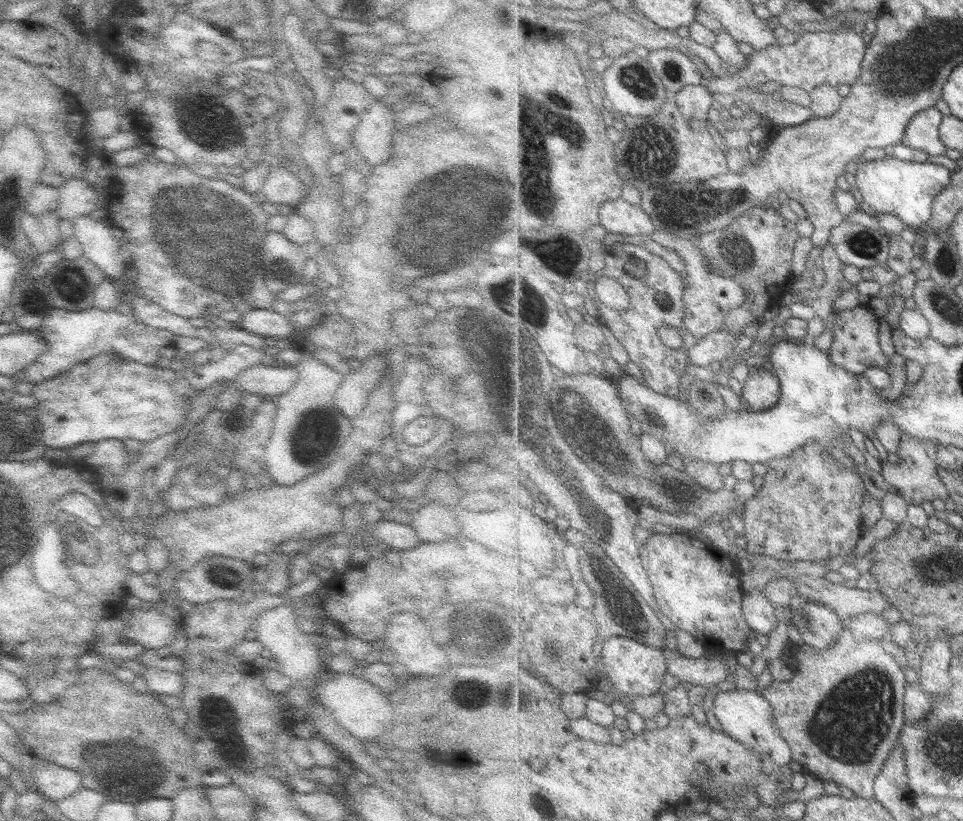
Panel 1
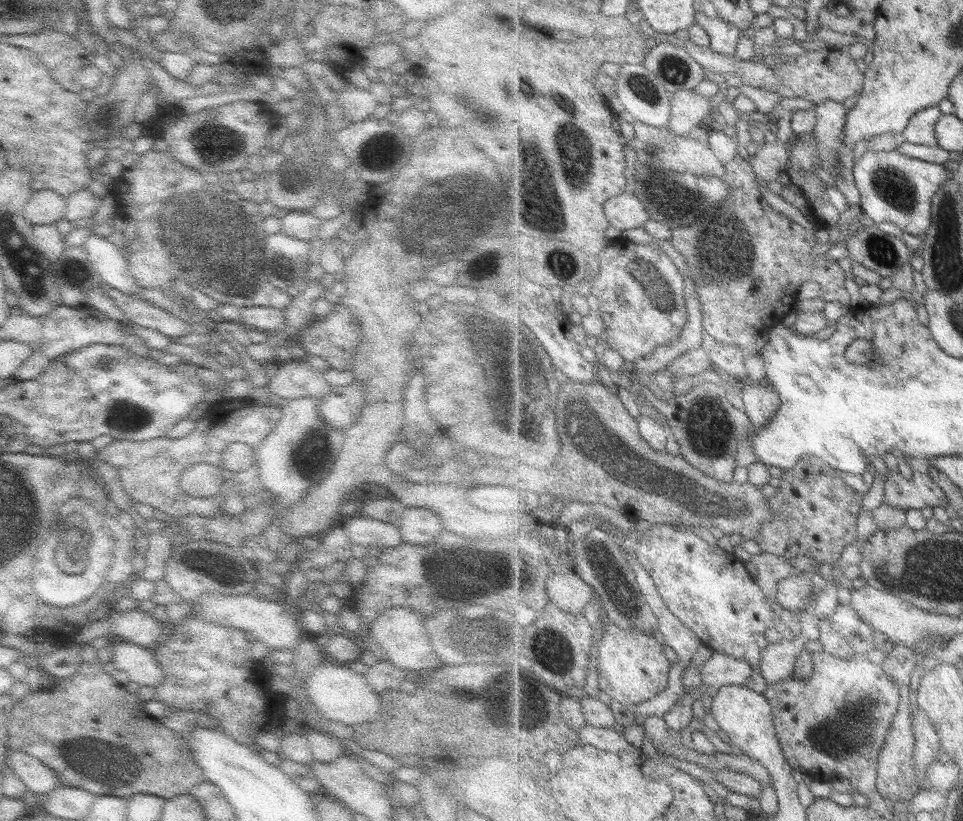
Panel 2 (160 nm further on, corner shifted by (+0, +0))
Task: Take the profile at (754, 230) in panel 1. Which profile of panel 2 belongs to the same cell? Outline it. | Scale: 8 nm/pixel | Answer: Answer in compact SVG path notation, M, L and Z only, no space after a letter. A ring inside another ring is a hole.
M740 152L731 162L726 164L726 173L722 176L722 179L728 184L728 188L731 188L731 195L729 195L728 199L719 207L719 212L717 212L719 216L713 218L713 220L703 220L703 222L697 220L697 224L689 224L687 228L673 227L672 239L670 240L675 250L677 250L679 254L682 254L683 258L687 261L689 276L691 276L697 294L699 294L699 301L701 301L701 305L703 305L702 314L705 330L707 330L715 340L719 340L719 342L723 342L723 344L735 344L735 346L739 346L741 352L745 354L745 358L757 357L757 353L759 353L759 351L757 351L757 338L763 333L768 334L775 326L781 325L785 316L795 310L794 301L798 297L801 285L809 280L817 281L821 284L821 288L823 288L823 300L825 302L838 302L841 303L841 305L849 305L851 307L851 296L846 288L845 271L841 269L837 261L825 259L823 254L813 256L813 248L815 248L815 244L818 243L815 235L807 228L803 228L801 224L776 212L767 204L765 198L763 198L763 194L759 192L759 188L757 187L757 175L753 172L752 164L743 152Z

